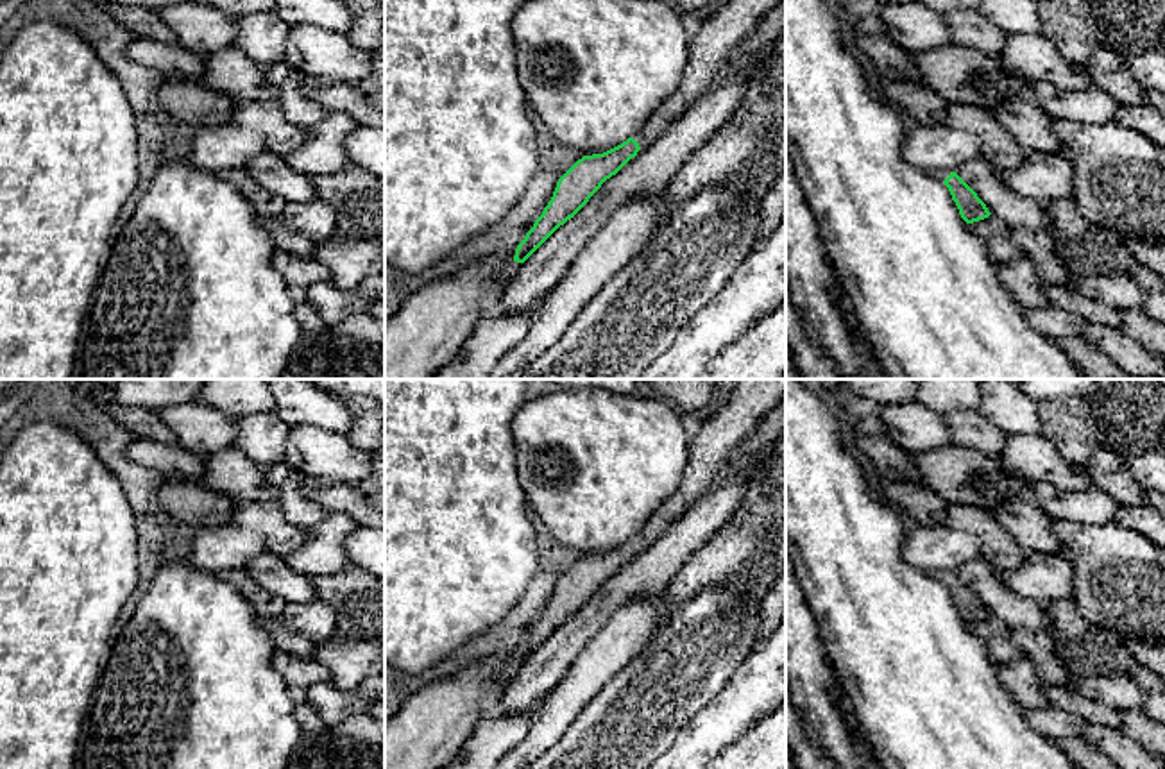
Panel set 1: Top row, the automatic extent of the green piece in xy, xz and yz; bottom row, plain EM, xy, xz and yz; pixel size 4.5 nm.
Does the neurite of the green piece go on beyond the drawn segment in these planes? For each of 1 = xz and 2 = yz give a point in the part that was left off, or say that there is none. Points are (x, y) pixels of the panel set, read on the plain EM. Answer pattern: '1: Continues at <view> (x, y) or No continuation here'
1: Continues at xz (738, 414)
2: Continues at yz (940, 576)

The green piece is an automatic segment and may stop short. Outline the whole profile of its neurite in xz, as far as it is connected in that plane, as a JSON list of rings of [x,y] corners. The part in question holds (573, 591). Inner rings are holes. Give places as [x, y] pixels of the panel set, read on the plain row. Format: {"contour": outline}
{"contour": [[[739,379],[723,390],[719,402],[689,440],[689,458],[678,490],[646,524],[621,545],[583,556],[557,583],[551,601],[524,640],[514,662],[524,663],[560,626],[573,619],[601,585],[616,576],[639,551],[646,551],[709,488],[728,454],[734,452],[786,397],[786,379]]]}

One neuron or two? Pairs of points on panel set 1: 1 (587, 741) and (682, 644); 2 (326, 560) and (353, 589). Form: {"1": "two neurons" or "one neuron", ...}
{"1": "one neuron", "2": "two neurons"}

